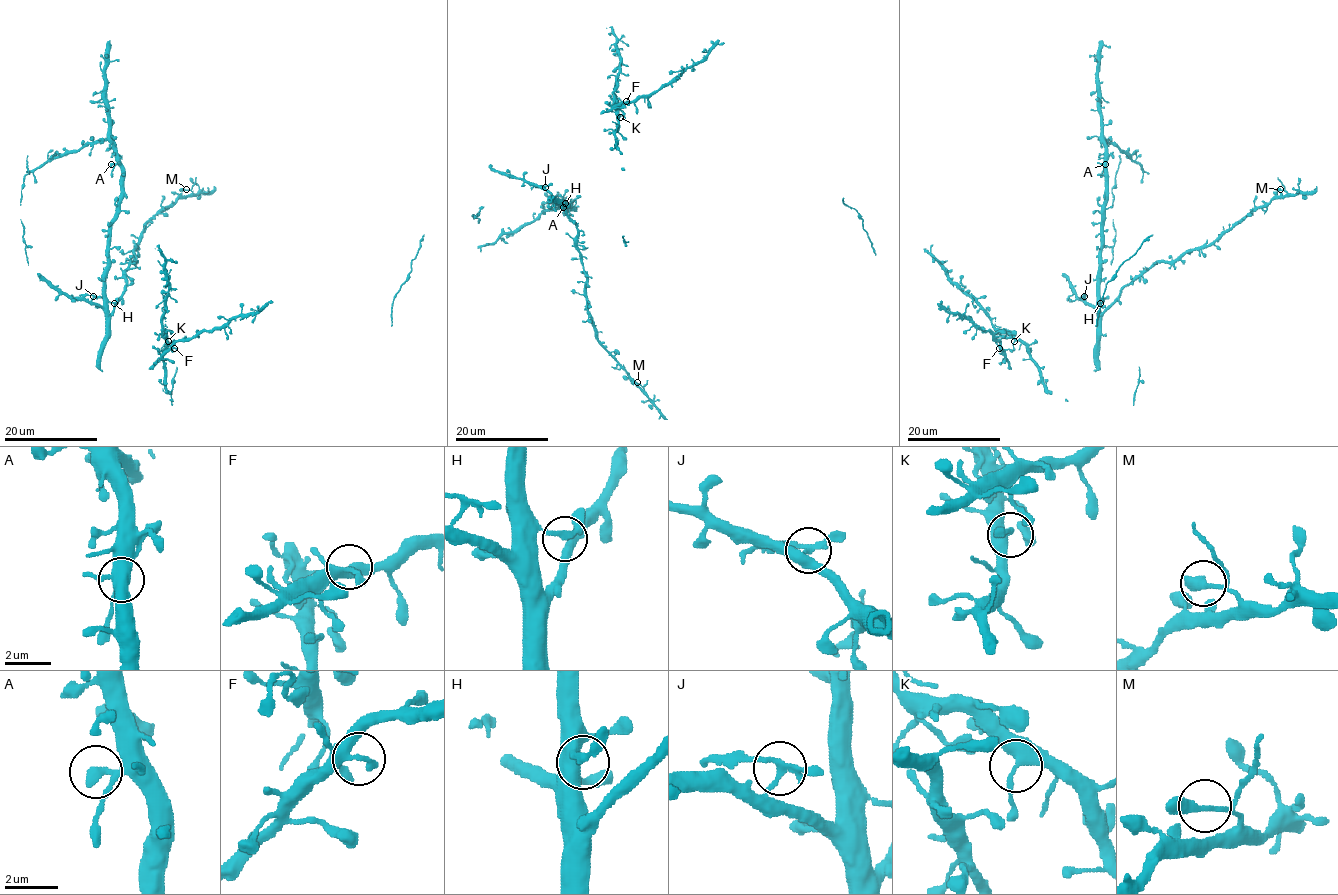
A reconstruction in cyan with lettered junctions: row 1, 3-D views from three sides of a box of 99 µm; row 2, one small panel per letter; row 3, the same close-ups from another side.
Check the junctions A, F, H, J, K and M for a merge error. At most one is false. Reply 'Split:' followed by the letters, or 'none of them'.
Split: J

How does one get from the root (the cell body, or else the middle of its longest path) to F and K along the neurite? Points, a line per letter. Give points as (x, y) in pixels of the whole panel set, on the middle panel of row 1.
F: (609, 149), (616, 146), (614, 131), (619, 115), (622, 114), (620, 107), (626, 101)
K: (609, 149), (616, 146), (614, 131), (620, 117)

